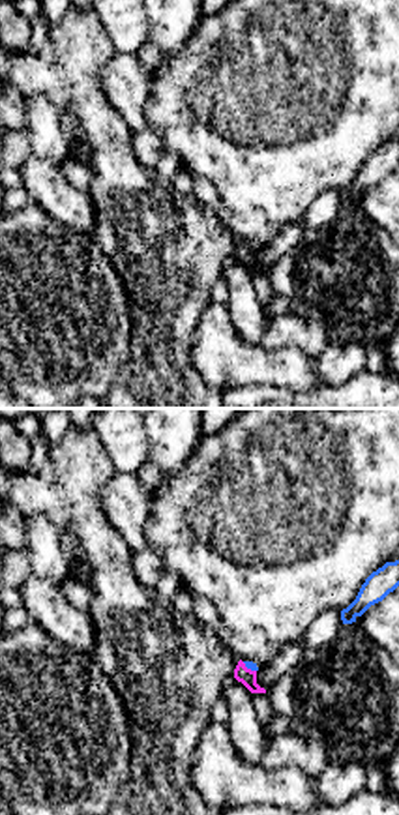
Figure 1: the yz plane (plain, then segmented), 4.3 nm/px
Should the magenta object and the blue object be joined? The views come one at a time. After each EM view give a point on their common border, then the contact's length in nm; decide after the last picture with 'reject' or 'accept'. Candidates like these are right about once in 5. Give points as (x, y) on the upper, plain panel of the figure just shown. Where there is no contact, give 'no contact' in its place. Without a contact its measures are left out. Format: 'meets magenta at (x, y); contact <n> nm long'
meets magenta at (250, 250); contact 80 nm long

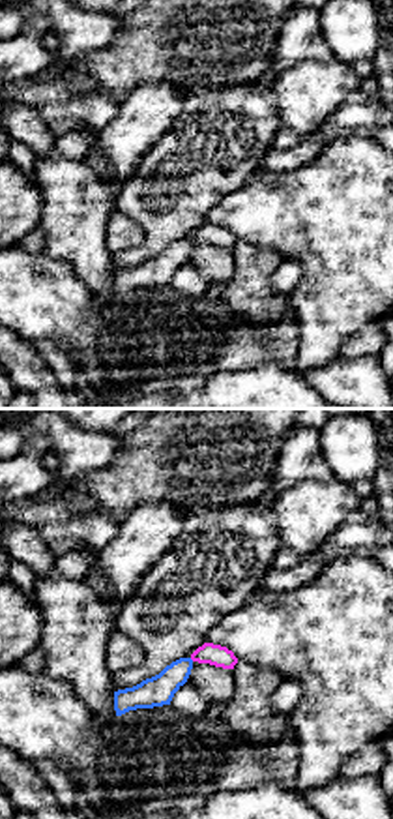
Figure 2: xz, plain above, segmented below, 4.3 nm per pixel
no contact

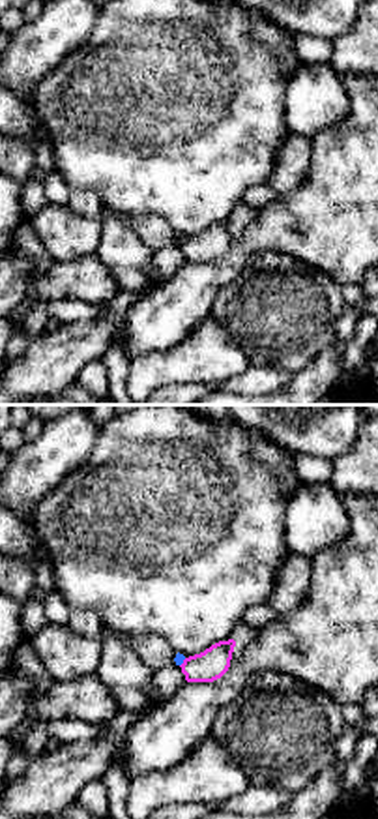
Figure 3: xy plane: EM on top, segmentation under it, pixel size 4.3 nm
meets magenta at (184, 242); contact 50 nm long

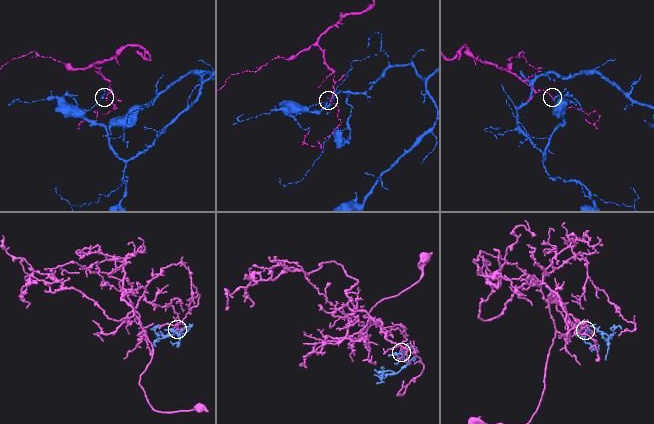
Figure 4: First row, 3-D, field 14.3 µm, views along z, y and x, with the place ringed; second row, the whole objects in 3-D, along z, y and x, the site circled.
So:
reject

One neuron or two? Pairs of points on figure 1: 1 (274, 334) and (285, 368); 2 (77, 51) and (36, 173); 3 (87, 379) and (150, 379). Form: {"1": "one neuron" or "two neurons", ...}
{"1": "two neurons", "2": "two neurons", "3": "two neurons"}

